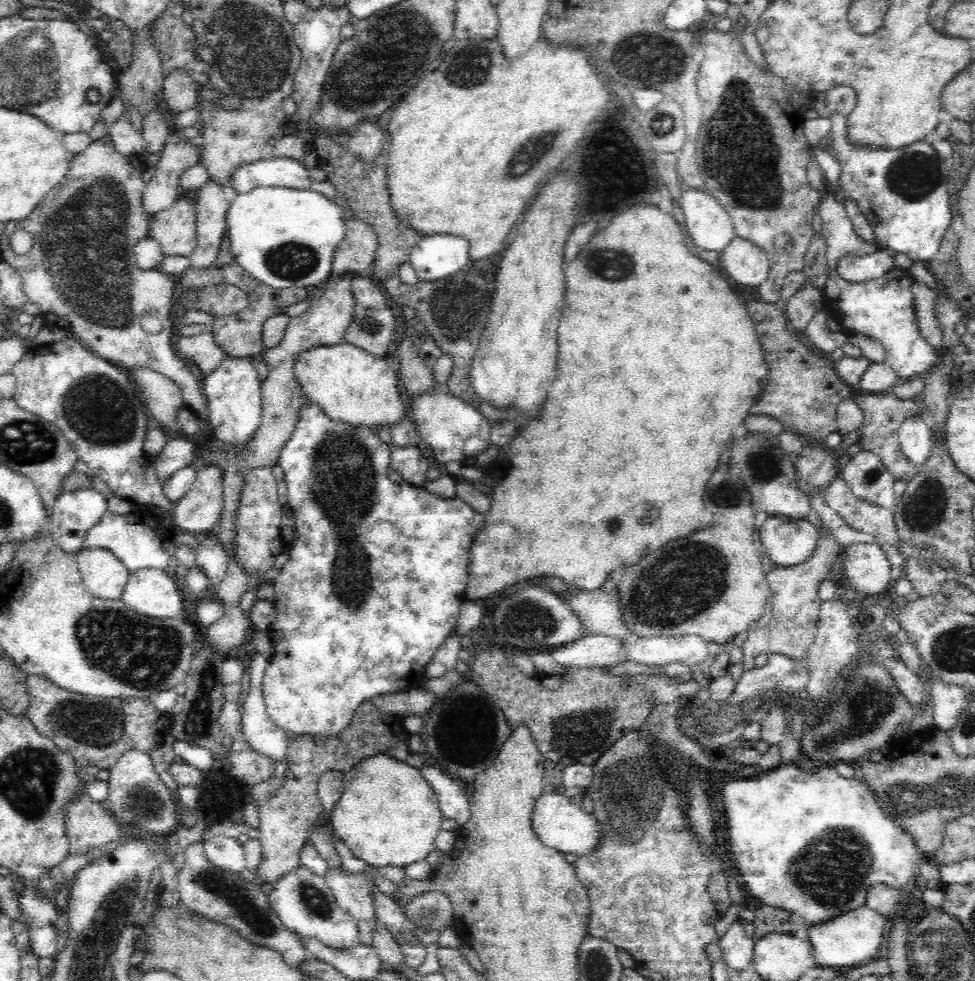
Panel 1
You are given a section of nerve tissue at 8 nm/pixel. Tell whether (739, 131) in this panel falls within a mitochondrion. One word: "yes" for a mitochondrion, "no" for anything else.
yes

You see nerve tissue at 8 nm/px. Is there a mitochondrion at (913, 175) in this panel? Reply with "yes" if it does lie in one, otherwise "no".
yes

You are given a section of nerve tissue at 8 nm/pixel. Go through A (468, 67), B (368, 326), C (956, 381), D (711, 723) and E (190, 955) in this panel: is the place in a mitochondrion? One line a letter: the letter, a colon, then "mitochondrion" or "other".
A: mitochondrion
B: mitochondrion
C: other
D: mitochondrion
E: other

